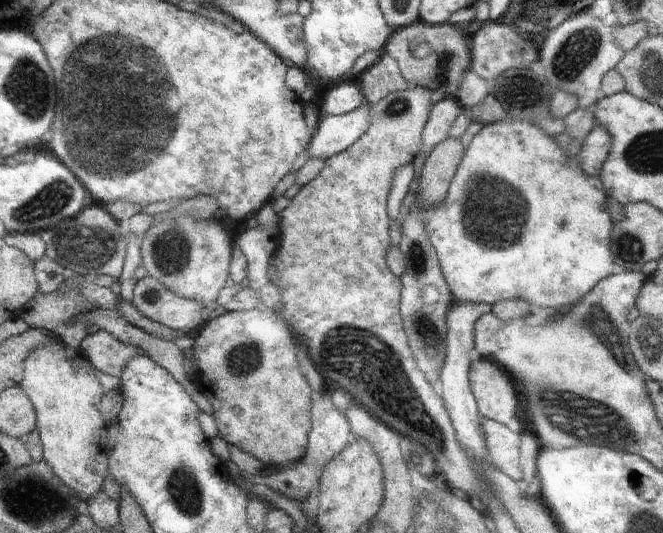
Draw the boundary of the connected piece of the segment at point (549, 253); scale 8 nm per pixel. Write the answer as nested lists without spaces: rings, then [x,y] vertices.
[[[512,119],[501,121],[492,125],[484,125],[465,150],[460,165],[458,166],[453,182],[450,184],[446,199],[443,204],[421,212],[421,216],[427,229],[429,240],[436,250],[443,278],[452,298],[458,301],[469,301],[472,303],[485,303],[494,305],[497,301],[507,299],[523,299],[528,304],[544,306],[544,308],[562,308],[578,304],[587,292],[596,286],[601,280],[610,275],[623,273],[624,270],[616,265],[612,250],[608,248],[612,240],[613,222],[610,214],[606,211],[608,194],[604,192],[604,184],[600,182],[599,176],[588,178],[584,176],[584,168],[580,166],[580,158],[564,154],[564,150],[554,140],[554,136],[548,136],[538,128],[536,124],[526,121],[514,121]]]

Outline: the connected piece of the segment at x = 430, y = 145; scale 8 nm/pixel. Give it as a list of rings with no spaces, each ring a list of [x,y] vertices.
[[[444,97],[438,103],[433,104],[421,135],[424,143],[422,150],[426,156],[448,138],[451,125],[461,111],[462,107],[459,106],[456,97]]]

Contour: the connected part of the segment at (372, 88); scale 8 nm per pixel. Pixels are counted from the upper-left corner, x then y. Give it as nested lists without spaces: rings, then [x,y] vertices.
[[[386,53],[362,74],[362,93],[370,106],[377,104],[389,93],[404,91],[409,84],[401,78],[396,62]]]

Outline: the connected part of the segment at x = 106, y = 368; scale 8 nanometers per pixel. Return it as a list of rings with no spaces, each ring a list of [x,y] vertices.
[[[101,329],[95,334],[88,334],[82,340],[80,352],[97,370],[115,378],[121,376],[128,361],[143,353],[141,349],[122,344]]]

